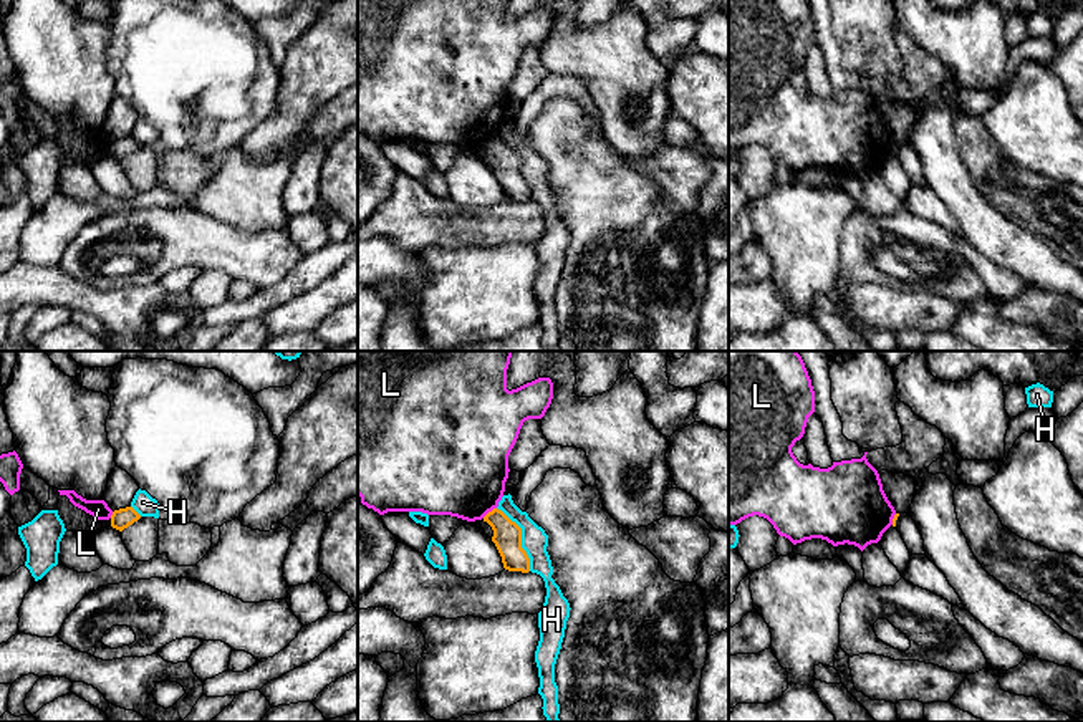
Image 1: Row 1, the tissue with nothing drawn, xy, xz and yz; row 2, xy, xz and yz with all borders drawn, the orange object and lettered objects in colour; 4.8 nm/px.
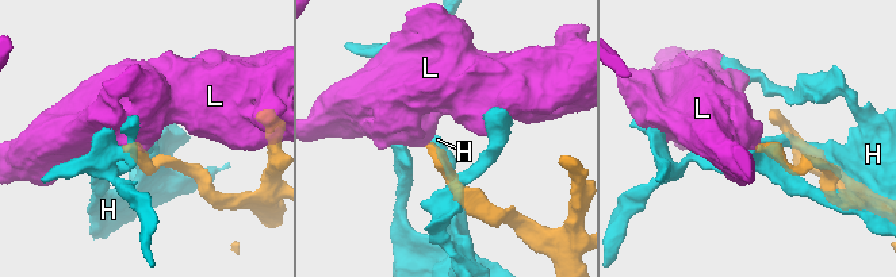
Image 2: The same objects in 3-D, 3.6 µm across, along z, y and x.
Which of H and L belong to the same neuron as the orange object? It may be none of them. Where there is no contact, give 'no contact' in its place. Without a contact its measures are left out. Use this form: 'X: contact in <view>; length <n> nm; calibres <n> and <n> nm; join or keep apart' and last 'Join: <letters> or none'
H: contact in xz; length 360 nm; calibres 140 and 130 nm; keep apart
L: contact in xz; length 90 nm; calibres 140 and 460 nm; keep apart
Join: none

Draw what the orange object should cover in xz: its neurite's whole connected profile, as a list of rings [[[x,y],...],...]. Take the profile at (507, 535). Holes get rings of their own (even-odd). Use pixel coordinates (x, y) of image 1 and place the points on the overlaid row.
[[[498,508],[489,512],[484,522],[493,530],[492,542],[502,556],[503,568],[508,571],[528,573],[530,558],[522,548],[522,528]]]

